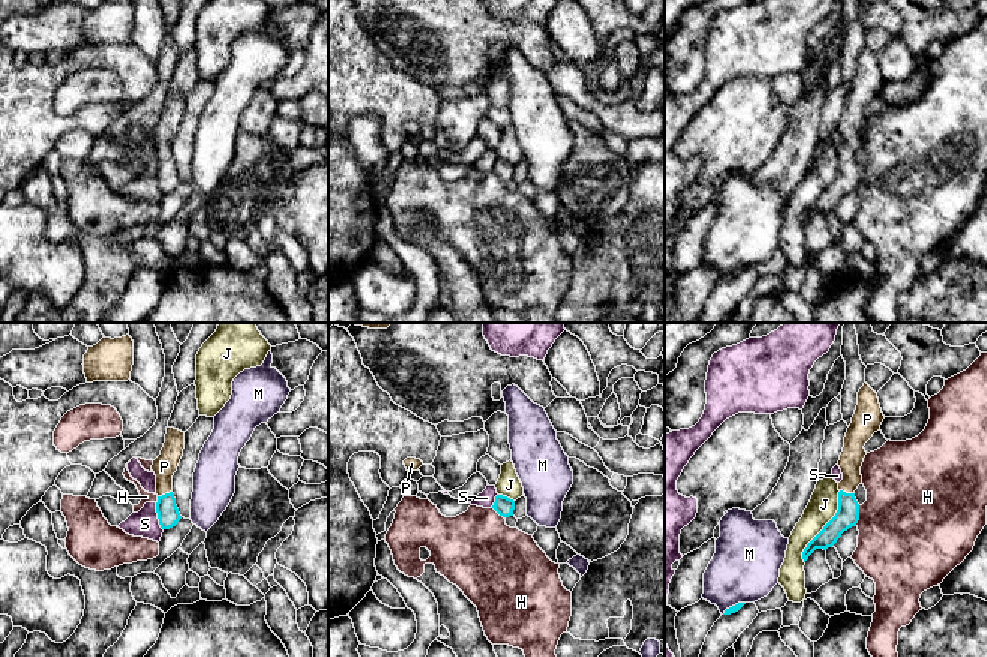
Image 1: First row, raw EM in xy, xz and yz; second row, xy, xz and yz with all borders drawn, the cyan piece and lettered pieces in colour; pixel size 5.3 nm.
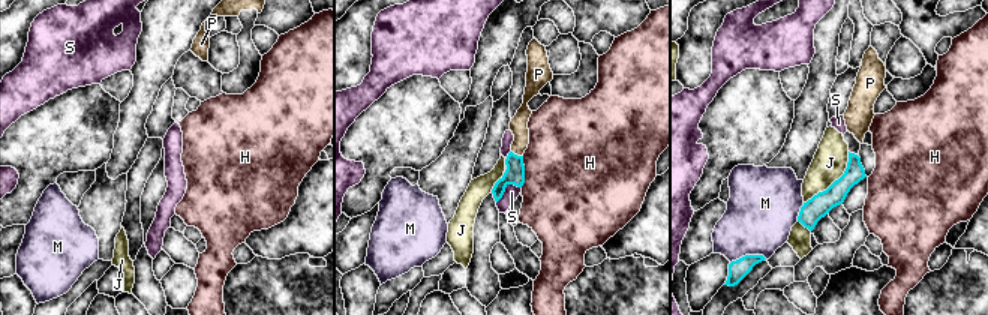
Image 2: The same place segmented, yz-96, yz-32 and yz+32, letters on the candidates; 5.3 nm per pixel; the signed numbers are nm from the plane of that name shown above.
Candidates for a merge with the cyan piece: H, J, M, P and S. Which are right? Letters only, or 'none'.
P

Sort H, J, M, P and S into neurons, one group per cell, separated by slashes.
H / J / M / P / S

